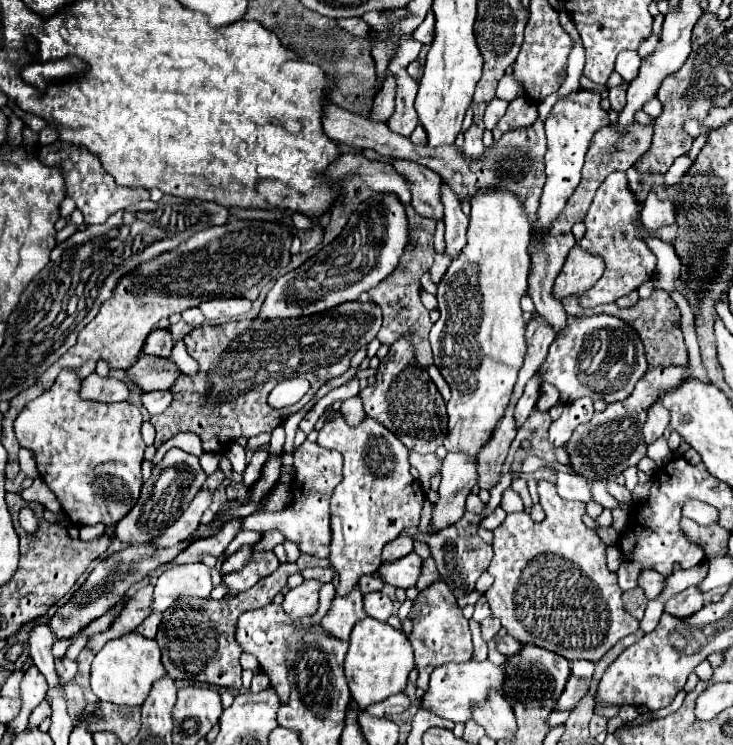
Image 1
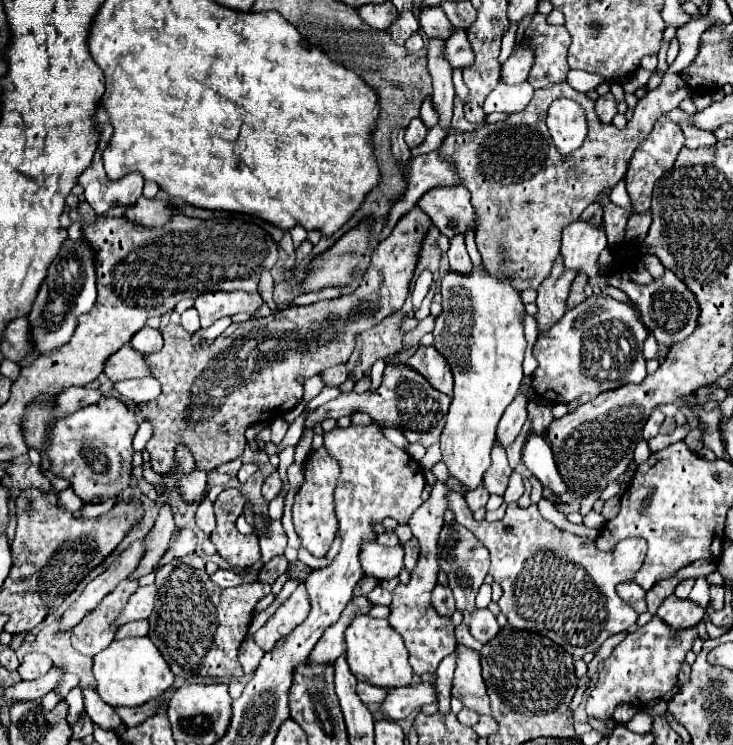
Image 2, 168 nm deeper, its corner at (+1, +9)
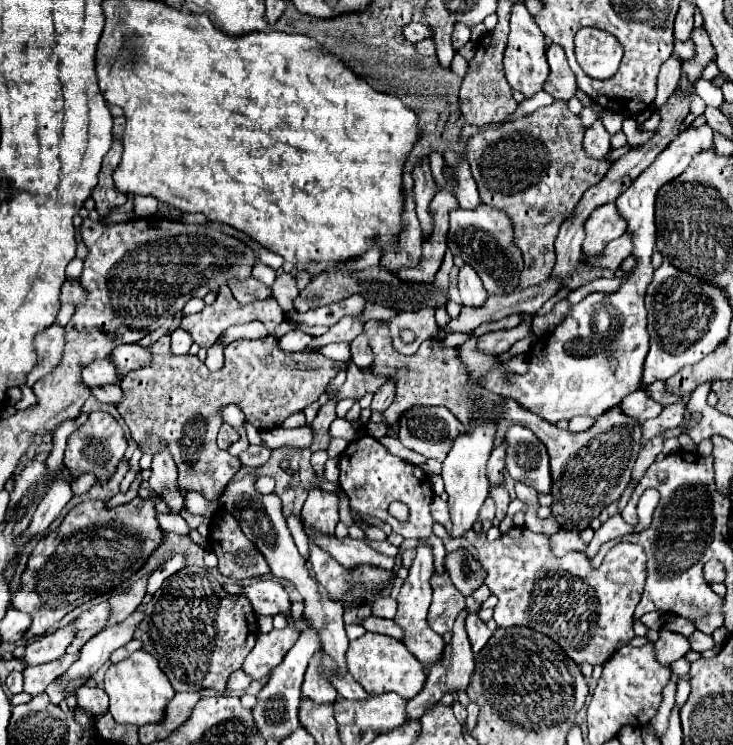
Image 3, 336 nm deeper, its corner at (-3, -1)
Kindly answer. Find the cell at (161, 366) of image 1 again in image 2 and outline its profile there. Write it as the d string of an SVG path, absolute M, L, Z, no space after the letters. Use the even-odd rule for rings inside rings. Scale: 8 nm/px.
M130 345L126 349L118 349L114 355L108 357L104 373L112 381L122 381L122 379L138 379L138 377L148 377L150 367L144 361L144 353L138 353Z

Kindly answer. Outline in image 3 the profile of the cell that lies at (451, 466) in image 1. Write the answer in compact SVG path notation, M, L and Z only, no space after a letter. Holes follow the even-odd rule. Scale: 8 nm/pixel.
M420 545L418 549L418 555L412 563L412 567L408 569L408 577L398 593L398 613L394 617L394 621L404 629L406 637L404 637L404 645L416 655L416 659L420 663L424 663L426 669L430 669L440 657L442 657L442 651L444 651L444 641L440 635L436 635L428 623L426 623L426 615L428 615L428 607L430 607L430 597L432 597L432 587L430 587L430 577L434 573L434 563L432 563L432 549L426 547L426 545Z

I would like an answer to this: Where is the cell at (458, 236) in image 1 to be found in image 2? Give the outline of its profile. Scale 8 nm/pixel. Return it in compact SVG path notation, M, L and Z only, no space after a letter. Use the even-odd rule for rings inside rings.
M454 235L454 237L450 239L448 259L450 259L450 269L452 269L452 271L456 271L456 273L470 273L472 261L470 261L470 255L468 255L468 251L466 251L464 237L462 237L462 235Z

